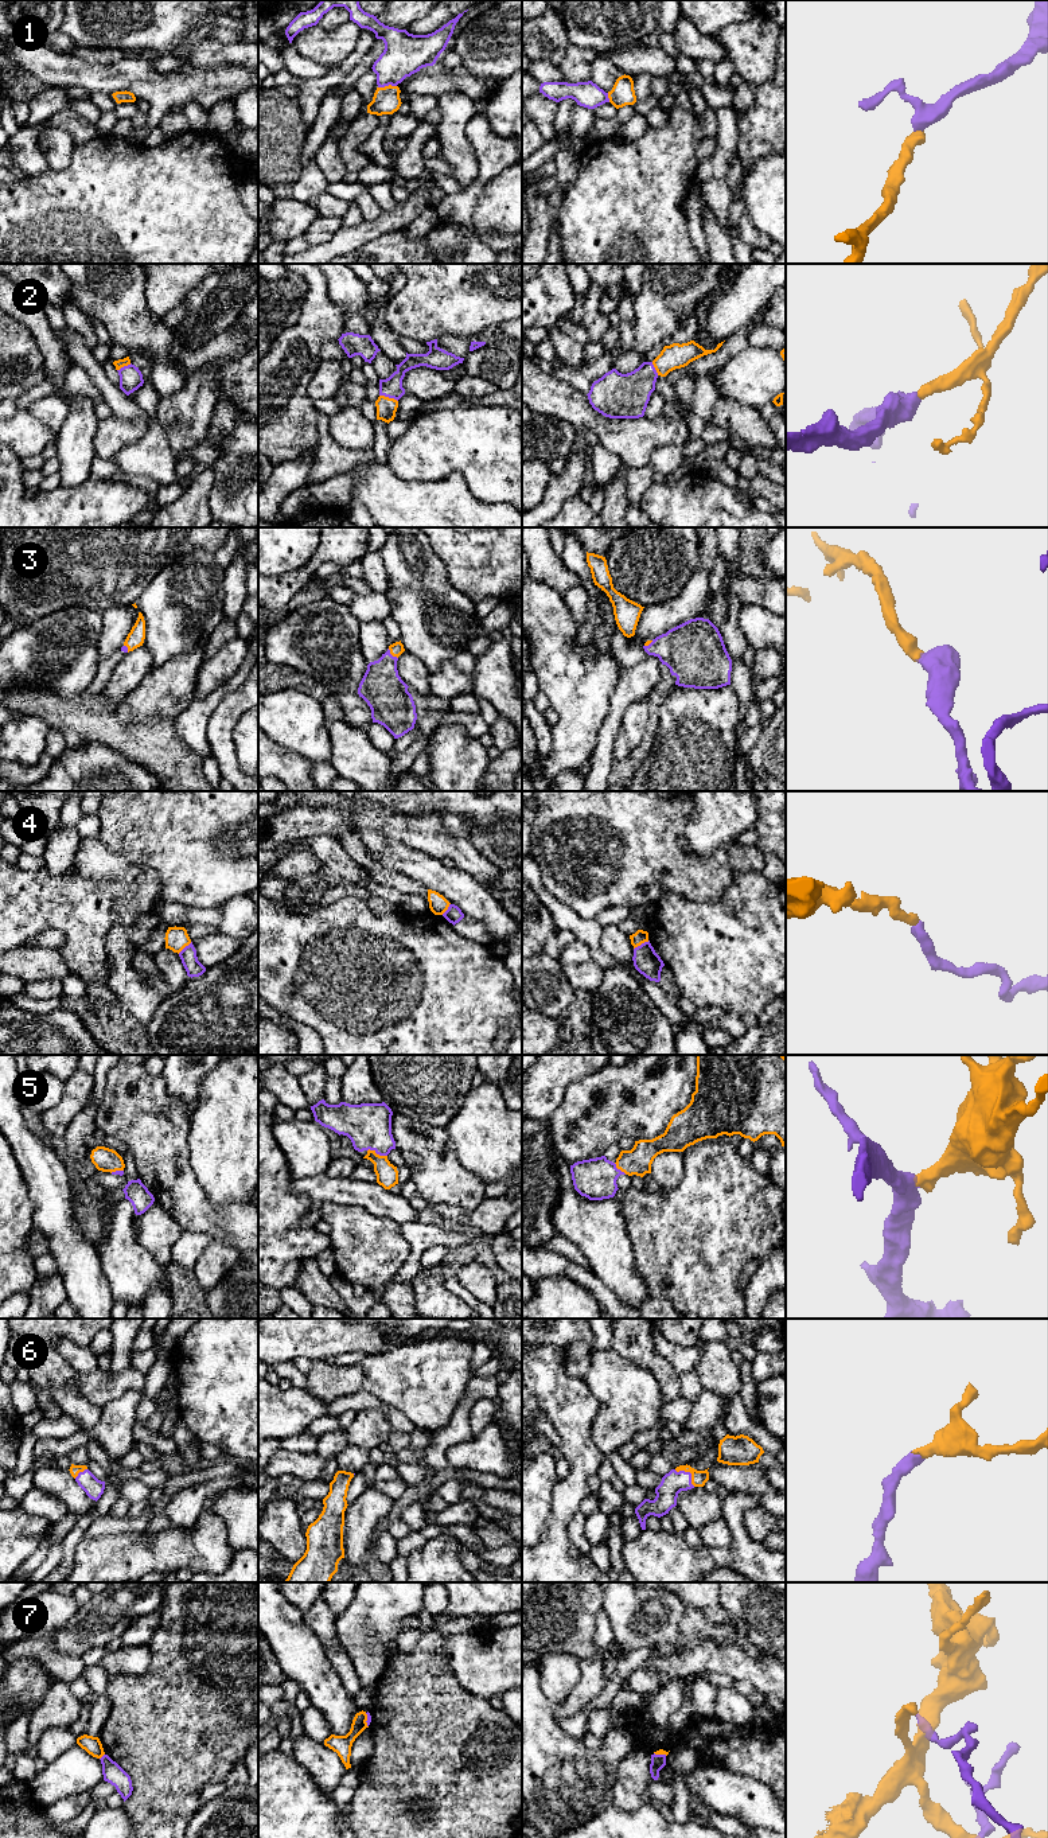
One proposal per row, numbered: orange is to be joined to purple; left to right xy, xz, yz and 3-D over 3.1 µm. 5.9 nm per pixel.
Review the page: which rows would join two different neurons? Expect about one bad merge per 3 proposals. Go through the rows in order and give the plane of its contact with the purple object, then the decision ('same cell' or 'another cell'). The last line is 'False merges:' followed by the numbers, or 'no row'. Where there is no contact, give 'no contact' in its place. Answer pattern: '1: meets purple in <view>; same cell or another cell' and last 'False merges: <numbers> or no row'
1: meets purple in xz; same cell
2: meets purple in xz; same cell
3: meets purple in xz; same cell
4: meets purple in yz; another cell
5: meets purple in xz; same cell
6: meets purple in yz; same cell
7: meets purple in xy; another cell
False merges: 4, 7

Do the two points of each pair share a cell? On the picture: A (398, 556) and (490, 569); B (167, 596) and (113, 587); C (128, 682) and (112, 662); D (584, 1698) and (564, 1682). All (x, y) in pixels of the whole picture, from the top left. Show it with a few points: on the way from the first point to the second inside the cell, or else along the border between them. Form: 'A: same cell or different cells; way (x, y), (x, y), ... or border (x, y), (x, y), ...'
A: different cells; border (428, 541), (443, 563), (448, 580), (459, 591)
B: different cells; border (162, 568), (135, 602)
C: different cells; border (127, 653), (102, 689)
D: different cells; border (580, 1661), (580, 1679), (577, 1685), (554, 1706)

